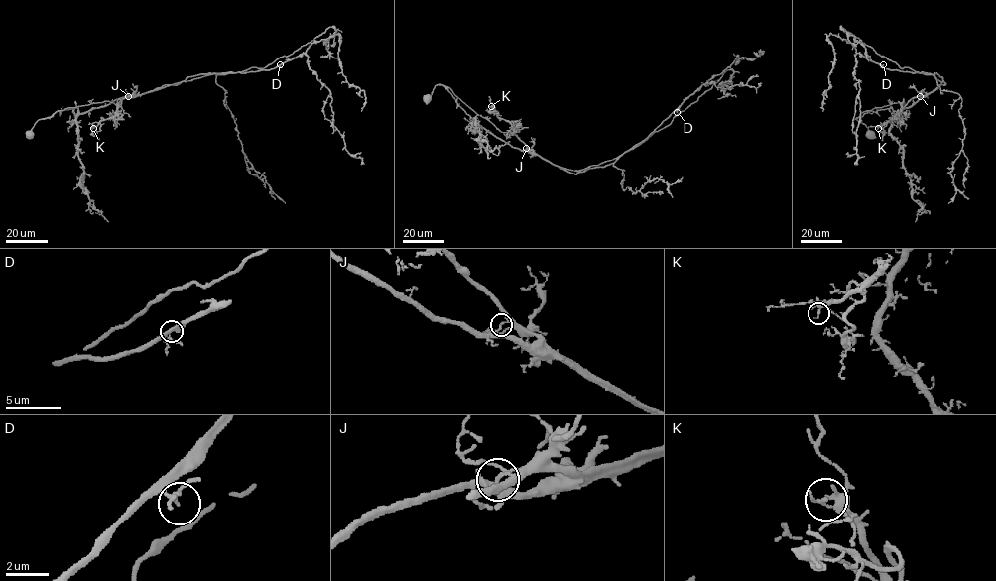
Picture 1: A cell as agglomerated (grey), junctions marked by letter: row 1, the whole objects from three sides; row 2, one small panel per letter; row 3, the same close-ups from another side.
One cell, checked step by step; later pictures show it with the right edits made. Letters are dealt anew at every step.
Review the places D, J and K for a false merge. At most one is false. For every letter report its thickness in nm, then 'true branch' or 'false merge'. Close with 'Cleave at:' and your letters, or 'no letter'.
D: calibre 120 nm; true branch
J: calibre 130 nm; false merge
K: calibre 110 nm; true branch
Cleave at: J

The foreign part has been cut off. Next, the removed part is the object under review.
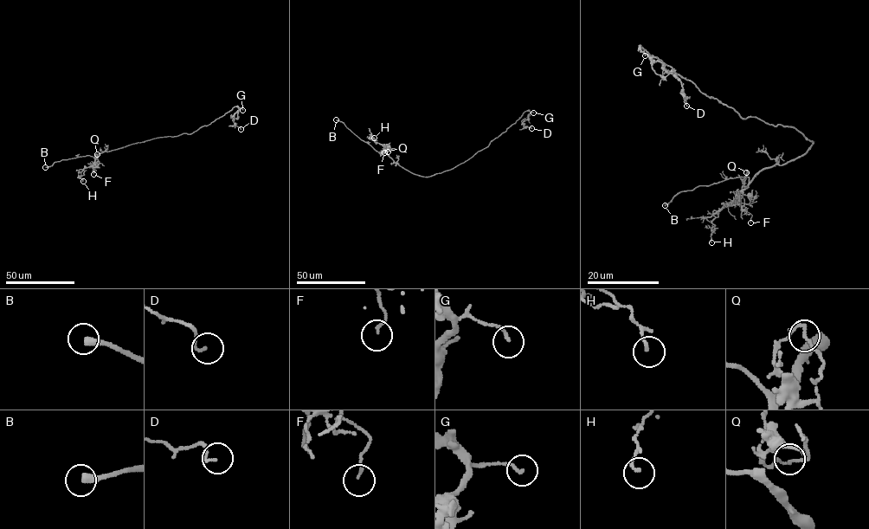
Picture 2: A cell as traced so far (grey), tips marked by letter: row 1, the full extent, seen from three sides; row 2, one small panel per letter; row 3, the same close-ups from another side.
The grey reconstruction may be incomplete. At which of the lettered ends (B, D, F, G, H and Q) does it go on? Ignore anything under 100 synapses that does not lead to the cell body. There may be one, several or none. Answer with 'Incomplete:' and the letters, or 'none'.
Incomplete: B

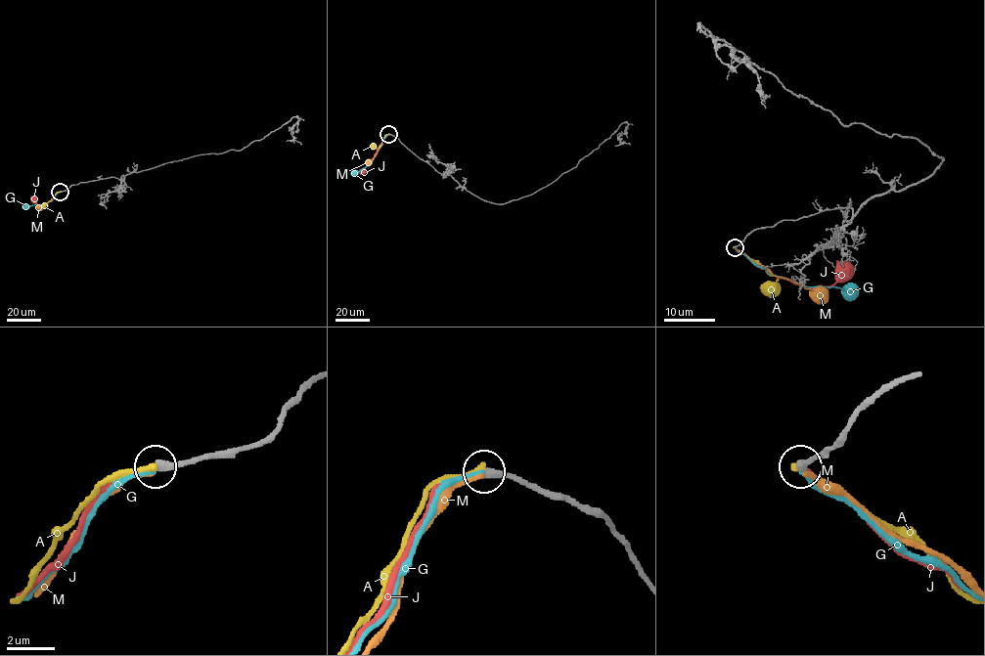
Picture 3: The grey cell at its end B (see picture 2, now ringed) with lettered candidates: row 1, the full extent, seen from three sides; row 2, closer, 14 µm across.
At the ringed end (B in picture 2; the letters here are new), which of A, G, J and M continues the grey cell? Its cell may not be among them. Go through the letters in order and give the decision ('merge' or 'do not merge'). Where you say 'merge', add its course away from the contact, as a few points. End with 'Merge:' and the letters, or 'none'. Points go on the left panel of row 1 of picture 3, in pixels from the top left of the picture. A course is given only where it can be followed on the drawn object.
A: merge; course (60, 192), (45, 205)
G: do not merge
J: do not merge
M: do not merge
Merge: A

